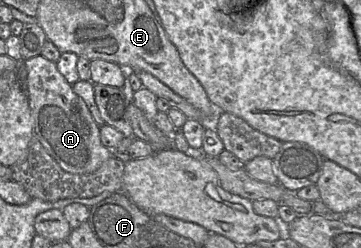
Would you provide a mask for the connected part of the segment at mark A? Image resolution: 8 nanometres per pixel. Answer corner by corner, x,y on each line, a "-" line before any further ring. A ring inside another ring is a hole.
38,55
23,60
23,63
27,71
26,94
33,117
34,135
64,171
73,174
95,172
103,162
113,156
113,153
101,143
101,126
94,121
85,101
73,91
72,85
57,69
56,62

